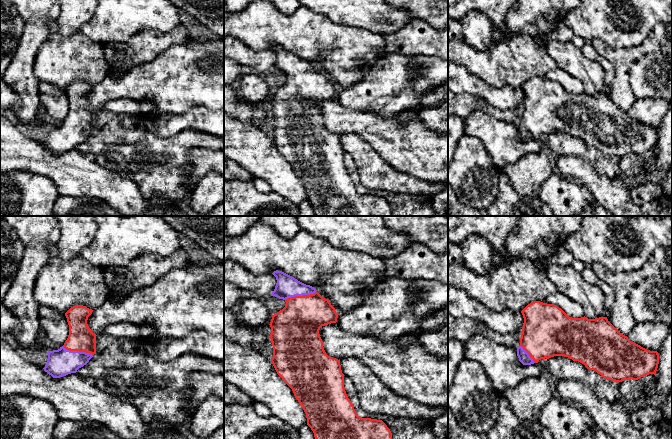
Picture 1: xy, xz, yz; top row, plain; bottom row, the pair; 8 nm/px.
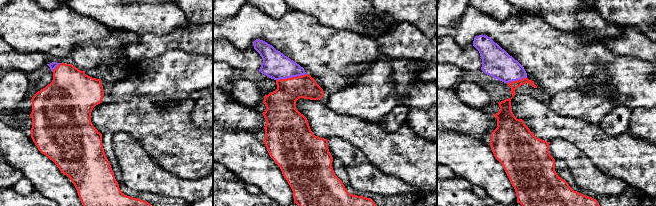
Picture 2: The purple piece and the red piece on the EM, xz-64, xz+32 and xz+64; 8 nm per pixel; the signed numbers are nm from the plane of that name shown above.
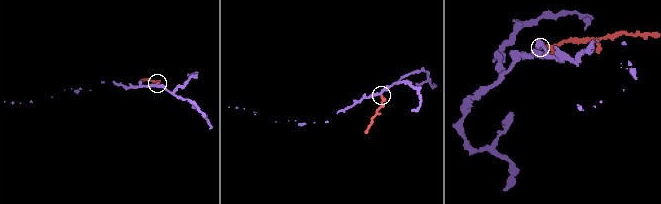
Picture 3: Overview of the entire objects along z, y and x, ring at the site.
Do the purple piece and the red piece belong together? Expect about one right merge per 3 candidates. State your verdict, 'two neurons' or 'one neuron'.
one neuron

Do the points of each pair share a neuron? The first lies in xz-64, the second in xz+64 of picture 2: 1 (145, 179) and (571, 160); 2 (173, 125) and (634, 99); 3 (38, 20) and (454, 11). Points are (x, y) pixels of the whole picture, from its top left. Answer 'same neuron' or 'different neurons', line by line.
1: same neuron
2: different neurons
3: different neurons

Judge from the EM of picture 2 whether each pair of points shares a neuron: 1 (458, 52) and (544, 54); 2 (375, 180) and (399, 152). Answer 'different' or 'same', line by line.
1: different
2: different

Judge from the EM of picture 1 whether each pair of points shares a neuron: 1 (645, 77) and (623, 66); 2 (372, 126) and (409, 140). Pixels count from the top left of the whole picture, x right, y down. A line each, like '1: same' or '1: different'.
1: different
2: same

